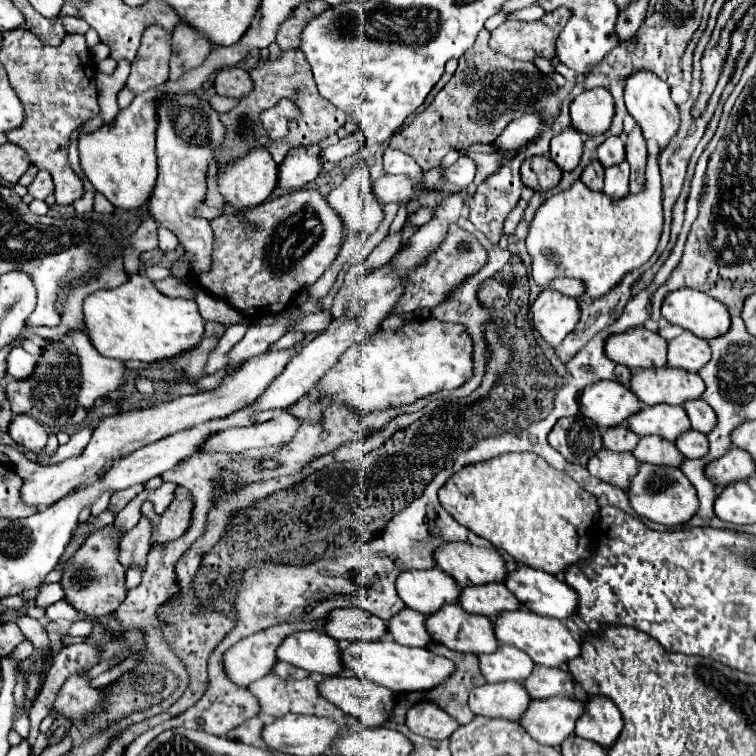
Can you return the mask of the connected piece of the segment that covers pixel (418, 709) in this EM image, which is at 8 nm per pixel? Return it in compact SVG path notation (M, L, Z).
M424 702L424 704L414 704L408 710L406 716L406 726L424 738L432 738L432 740L444 740L448 738L460 724L448 716L446 712L442 712L442 708L438 708L436 704Z

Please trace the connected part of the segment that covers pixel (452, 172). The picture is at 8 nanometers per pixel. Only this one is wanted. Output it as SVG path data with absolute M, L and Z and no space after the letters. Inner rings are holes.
M460 156L452 166L442 168L442 178L452 186L452 188L468 188L474 180L474 172L476 172L476 164L470 158Z

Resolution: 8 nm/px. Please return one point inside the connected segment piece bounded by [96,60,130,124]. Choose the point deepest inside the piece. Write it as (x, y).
(108, 86)

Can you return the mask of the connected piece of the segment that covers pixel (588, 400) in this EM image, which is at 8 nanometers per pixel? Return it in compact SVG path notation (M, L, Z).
M598 380L580 394L580 412L598 428L624 424L626 418L640 410L636 396L618 380Z

